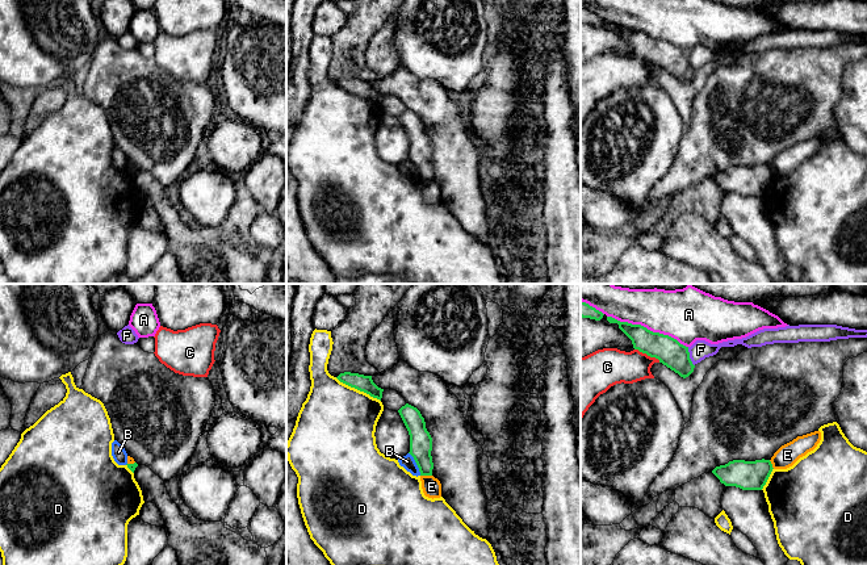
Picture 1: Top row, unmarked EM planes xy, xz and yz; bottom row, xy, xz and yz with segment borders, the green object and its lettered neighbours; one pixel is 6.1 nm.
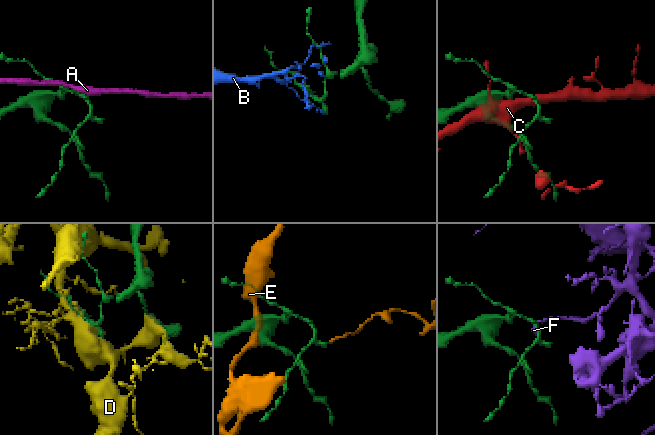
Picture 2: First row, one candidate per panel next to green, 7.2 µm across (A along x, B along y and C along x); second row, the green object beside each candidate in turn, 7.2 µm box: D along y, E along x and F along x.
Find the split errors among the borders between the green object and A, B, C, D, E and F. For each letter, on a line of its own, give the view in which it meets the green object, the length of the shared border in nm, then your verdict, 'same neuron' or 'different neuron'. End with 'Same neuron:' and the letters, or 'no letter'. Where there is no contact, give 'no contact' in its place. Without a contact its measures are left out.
A: contact in yz; length 550 nm; different neuron
B: contact in xz; length 160 nm; different neuron
C: contact in yz; length 180 nm; different neuron
D: contact in xz; length 320 nm; different neuron
E: contact in xz; length 70 nm; different neuron
F: contact in yz; length 130 nm; different neuron
Same neuron: no letter

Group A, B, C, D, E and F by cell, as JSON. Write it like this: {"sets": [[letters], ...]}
{"sets": [["A"], ["B"], ["C"], ["D"], ["E"], ["F"]]}

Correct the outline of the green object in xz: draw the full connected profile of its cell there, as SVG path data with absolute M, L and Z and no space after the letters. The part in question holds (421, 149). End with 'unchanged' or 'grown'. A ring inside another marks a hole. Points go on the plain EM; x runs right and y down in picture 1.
M406 109L398 116L410 141L410 160L414 163L420 181L432 181L432 143L426 134L420 117Z | unchanged

